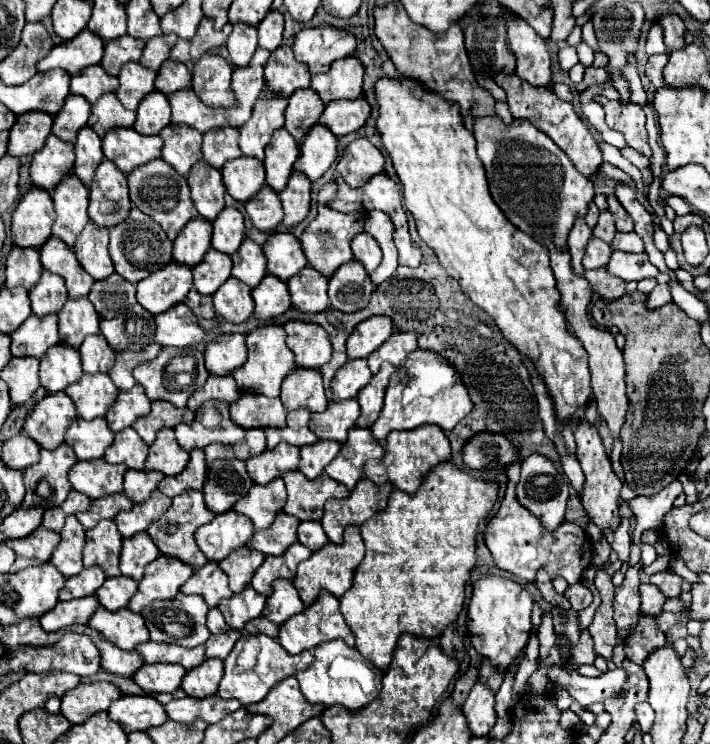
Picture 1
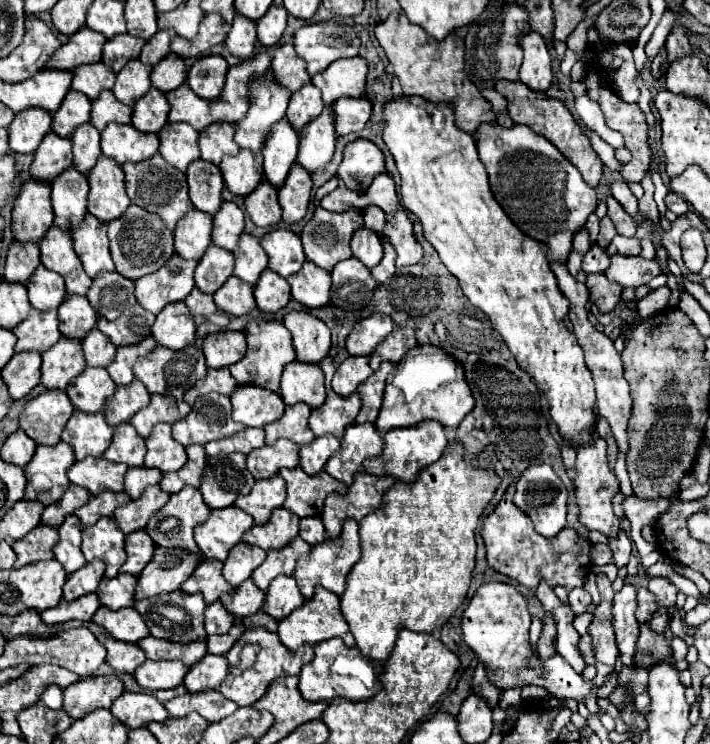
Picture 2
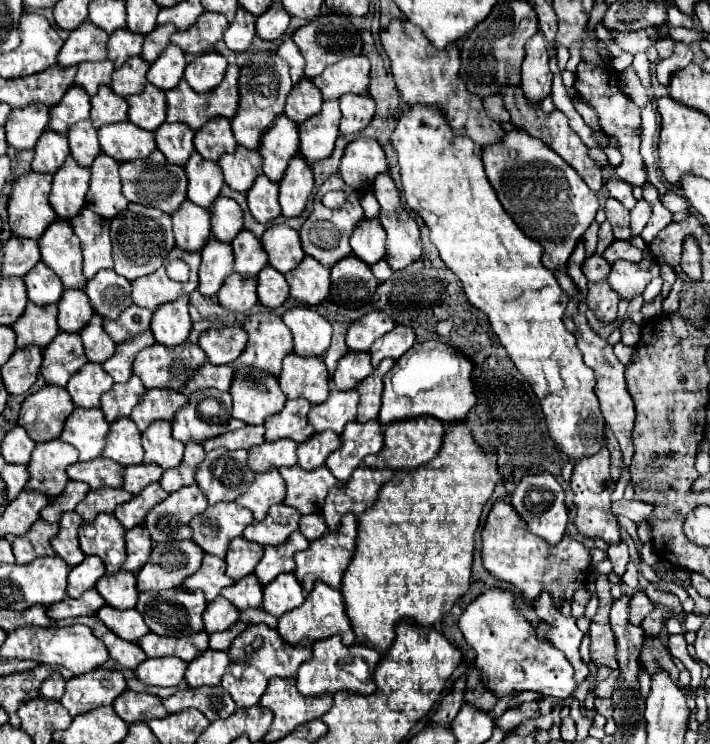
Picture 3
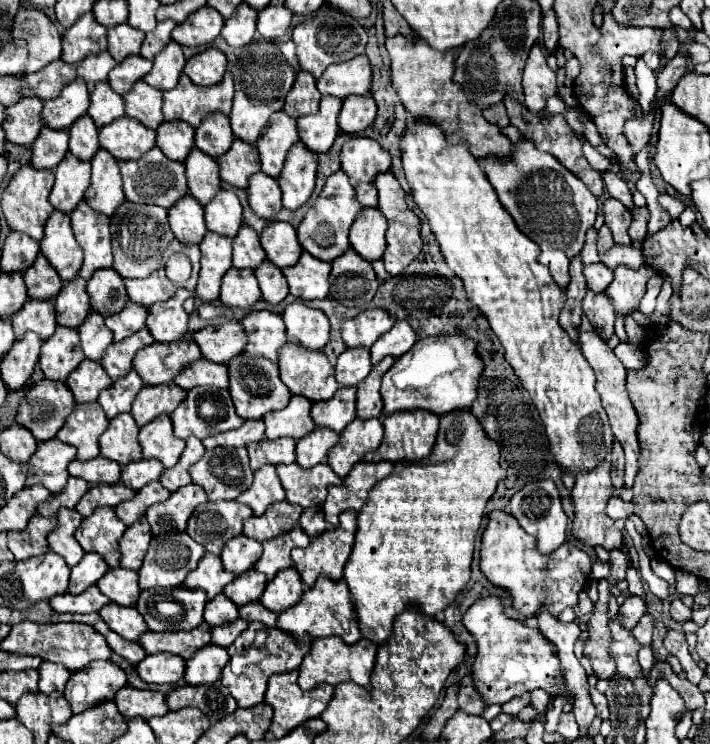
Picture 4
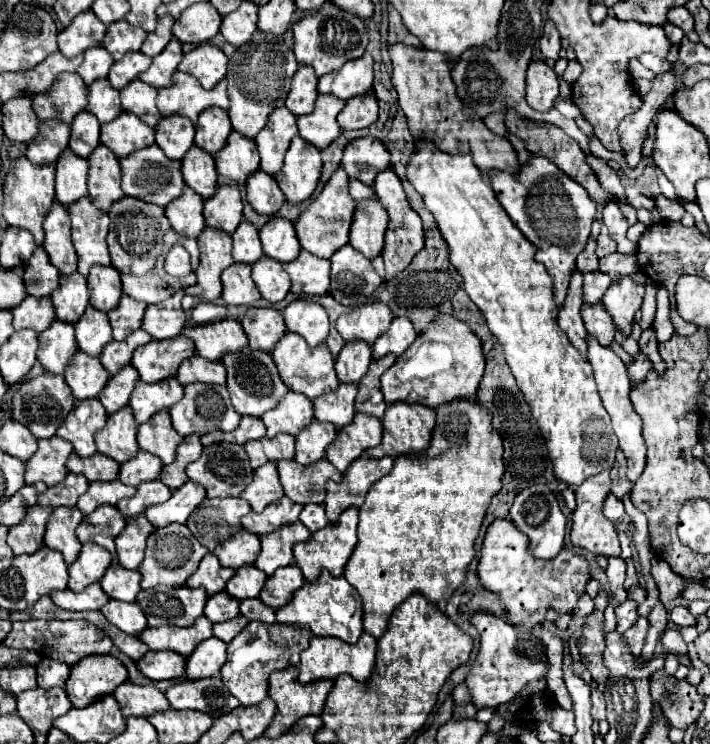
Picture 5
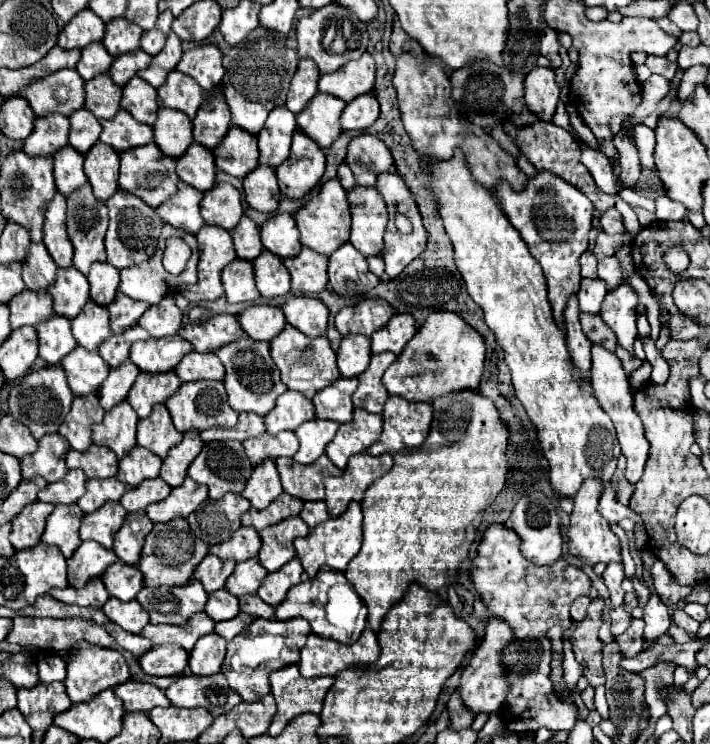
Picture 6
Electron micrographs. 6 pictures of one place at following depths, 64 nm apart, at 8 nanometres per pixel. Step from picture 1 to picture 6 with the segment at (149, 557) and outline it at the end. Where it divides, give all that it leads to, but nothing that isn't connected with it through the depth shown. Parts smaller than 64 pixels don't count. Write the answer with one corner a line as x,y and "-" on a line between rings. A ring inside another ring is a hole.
132,512
126,516
122,528
114,536
114,554
130,564
136,566
140,560
142,544
146,534
152,530
152,520
148,520
146,512

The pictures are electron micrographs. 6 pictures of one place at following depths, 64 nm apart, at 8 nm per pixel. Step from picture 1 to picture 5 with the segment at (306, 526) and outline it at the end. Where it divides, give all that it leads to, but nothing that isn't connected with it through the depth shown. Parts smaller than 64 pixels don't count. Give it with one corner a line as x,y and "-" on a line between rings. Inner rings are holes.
304,504
304,510
300,512
300,522
310,530
316,532
328,524
324,504

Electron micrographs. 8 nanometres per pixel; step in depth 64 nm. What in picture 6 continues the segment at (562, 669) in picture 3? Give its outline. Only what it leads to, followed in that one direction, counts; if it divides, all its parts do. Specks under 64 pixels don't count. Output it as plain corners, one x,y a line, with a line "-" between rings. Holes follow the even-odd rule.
488,620
486,626
486,636
480,642
480,646
476,648
472,660
466,664
462,678
460,678
460,698
464,700
464,706
476,716
476,714
494,714
500,710
502,702
506,700
508,694
508,682
506,682
506,672
502,668
502,660
500,660
500,650
508,644
508,640
512,640
512,630
504,620

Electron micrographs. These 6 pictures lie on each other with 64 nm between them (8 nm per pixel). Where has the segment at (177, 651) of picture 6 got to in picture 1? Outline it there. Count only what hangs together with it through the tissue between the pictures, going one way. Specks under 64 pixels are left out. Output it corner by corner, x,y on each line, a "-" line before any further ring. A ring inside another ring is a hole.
144,664
136,676
134,682
142,690
154,690
154,692
174,692
186,670
180,664

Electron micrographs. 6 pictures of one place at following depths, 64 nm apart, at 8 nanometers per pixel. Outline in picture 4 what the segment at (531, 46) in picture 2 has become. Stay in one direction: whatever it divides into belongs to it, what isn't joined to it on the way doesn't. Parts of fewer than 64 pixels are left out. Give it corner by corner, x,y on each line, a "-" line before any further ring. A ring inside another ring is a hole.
538,44
530,50
522,84
524,84
524,104
532,112
544,110
546,100
558,92
556,74
548,68
546,54

